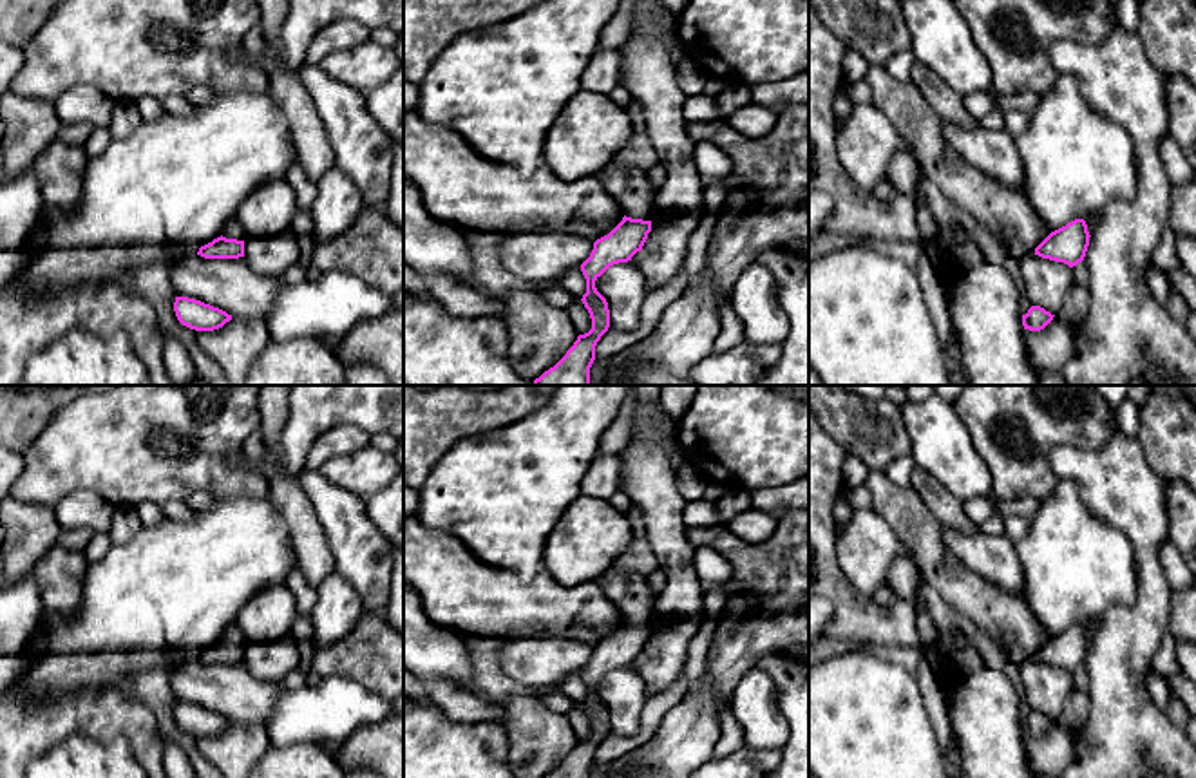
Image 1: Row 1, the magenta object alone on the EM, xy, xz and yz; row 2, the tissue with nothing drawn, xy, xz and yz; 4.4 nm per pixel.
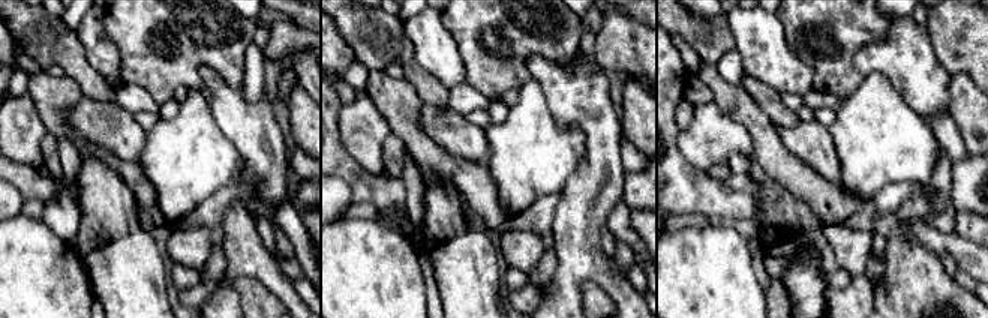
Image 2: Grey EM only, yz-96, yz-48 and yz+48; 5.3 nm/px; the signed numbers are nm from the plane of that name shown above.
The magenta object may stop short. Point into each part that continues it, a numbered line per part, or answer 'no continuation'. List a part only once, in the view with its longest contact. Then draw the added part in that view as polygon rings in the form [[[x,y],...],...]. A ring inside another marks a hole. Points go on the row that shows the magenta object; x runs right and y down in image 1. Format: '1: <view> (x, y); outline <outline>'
1: xz (630, 187); outline [[[612,163],[601,172],[601,179],[626,217],[651,221],[655,186],[648,172]]]

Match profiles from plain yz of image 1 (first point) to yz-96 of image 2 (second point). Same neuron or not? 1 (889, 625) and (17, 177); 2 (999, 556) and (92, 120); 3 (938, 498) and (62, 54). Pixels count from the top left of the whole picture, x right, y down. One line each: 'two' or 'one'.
1: one
2: one
3: one

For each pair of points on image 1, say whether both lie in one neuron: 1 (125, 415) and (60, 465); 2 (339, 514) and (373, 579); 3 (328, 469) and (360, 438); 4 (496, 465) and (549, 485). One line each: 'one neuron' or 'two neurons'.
1: one neuron
2: one neuron
3: two neurons
4: one neuron

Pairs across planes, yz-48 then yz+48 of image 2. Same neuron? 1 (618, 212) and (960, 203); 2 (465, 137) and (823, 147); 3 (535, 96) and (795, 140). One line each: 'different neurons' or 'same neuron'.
1: different neurons
2: same neuron
3: different neurons

